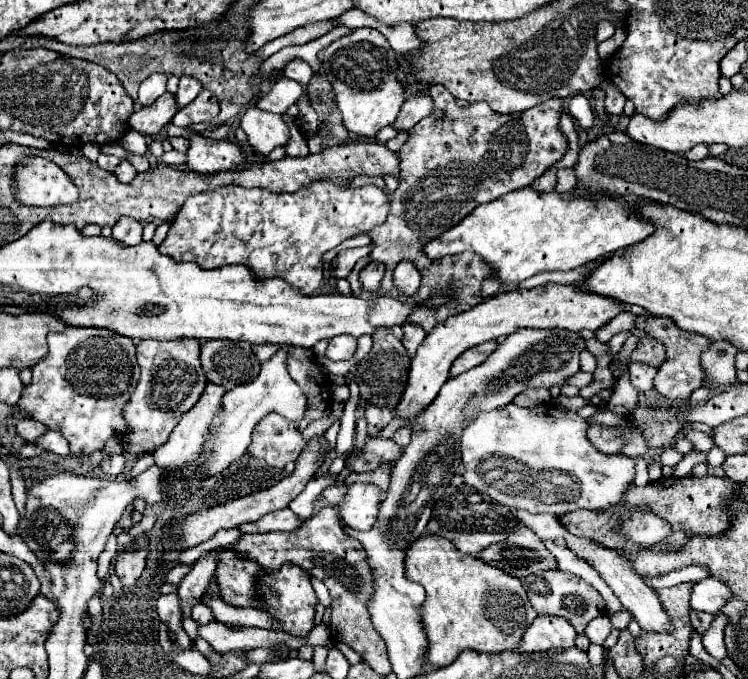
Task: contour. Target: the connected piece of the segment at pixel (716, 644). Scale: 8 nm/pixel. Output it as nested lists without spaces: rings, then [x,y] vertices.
[[[716,614],[710,628],[702,636],[702,644],[704,644],[706,652],[716,660],[724,660],[724,656],[726,656],[726,646],[724,646],[724,626],[726,624],[728,624],[726,616]]]

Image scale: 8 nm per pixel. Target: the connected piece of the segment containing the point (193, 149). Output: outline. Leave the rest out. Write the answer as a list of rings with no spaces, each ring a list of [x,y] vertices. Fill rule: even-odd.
[[[196,132],[188,134],[190,148],[186,152],[184,168],[200,174],[212,174],[222,172],[228,168],[236,168],[240,162],[244,162],[244,154],[240,146],[232,142],[220,142],[212,138],[204,138]]]

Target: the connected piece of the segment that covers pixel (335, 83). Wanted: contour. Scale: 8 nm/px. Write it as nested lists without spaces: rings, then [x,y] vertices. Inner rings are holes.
[[[356,28],[334,40],[320,52],[320,64],[322,74],[336,94],[344,126],[352,134],[376,136],[384,126],[390,126],[392,120],[396,120],[408,92],[398,78],[400,58],[378,30]]]

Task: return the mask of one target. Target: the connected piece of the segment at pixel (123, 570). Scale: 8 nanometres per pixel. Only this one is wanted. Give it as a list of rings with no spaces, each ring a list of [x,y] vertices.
[[[144,536],[136,538],[136,542],[140,544],[138,550],[132,550],[132,552],[124,552],[116,558],[116,574],[122,582],[122,588],[128,590],[136,584],[136,580],[142,576],[144,568],[146,568],[146,554],[148,554],[148,546],[146,546],[146,540]]]

